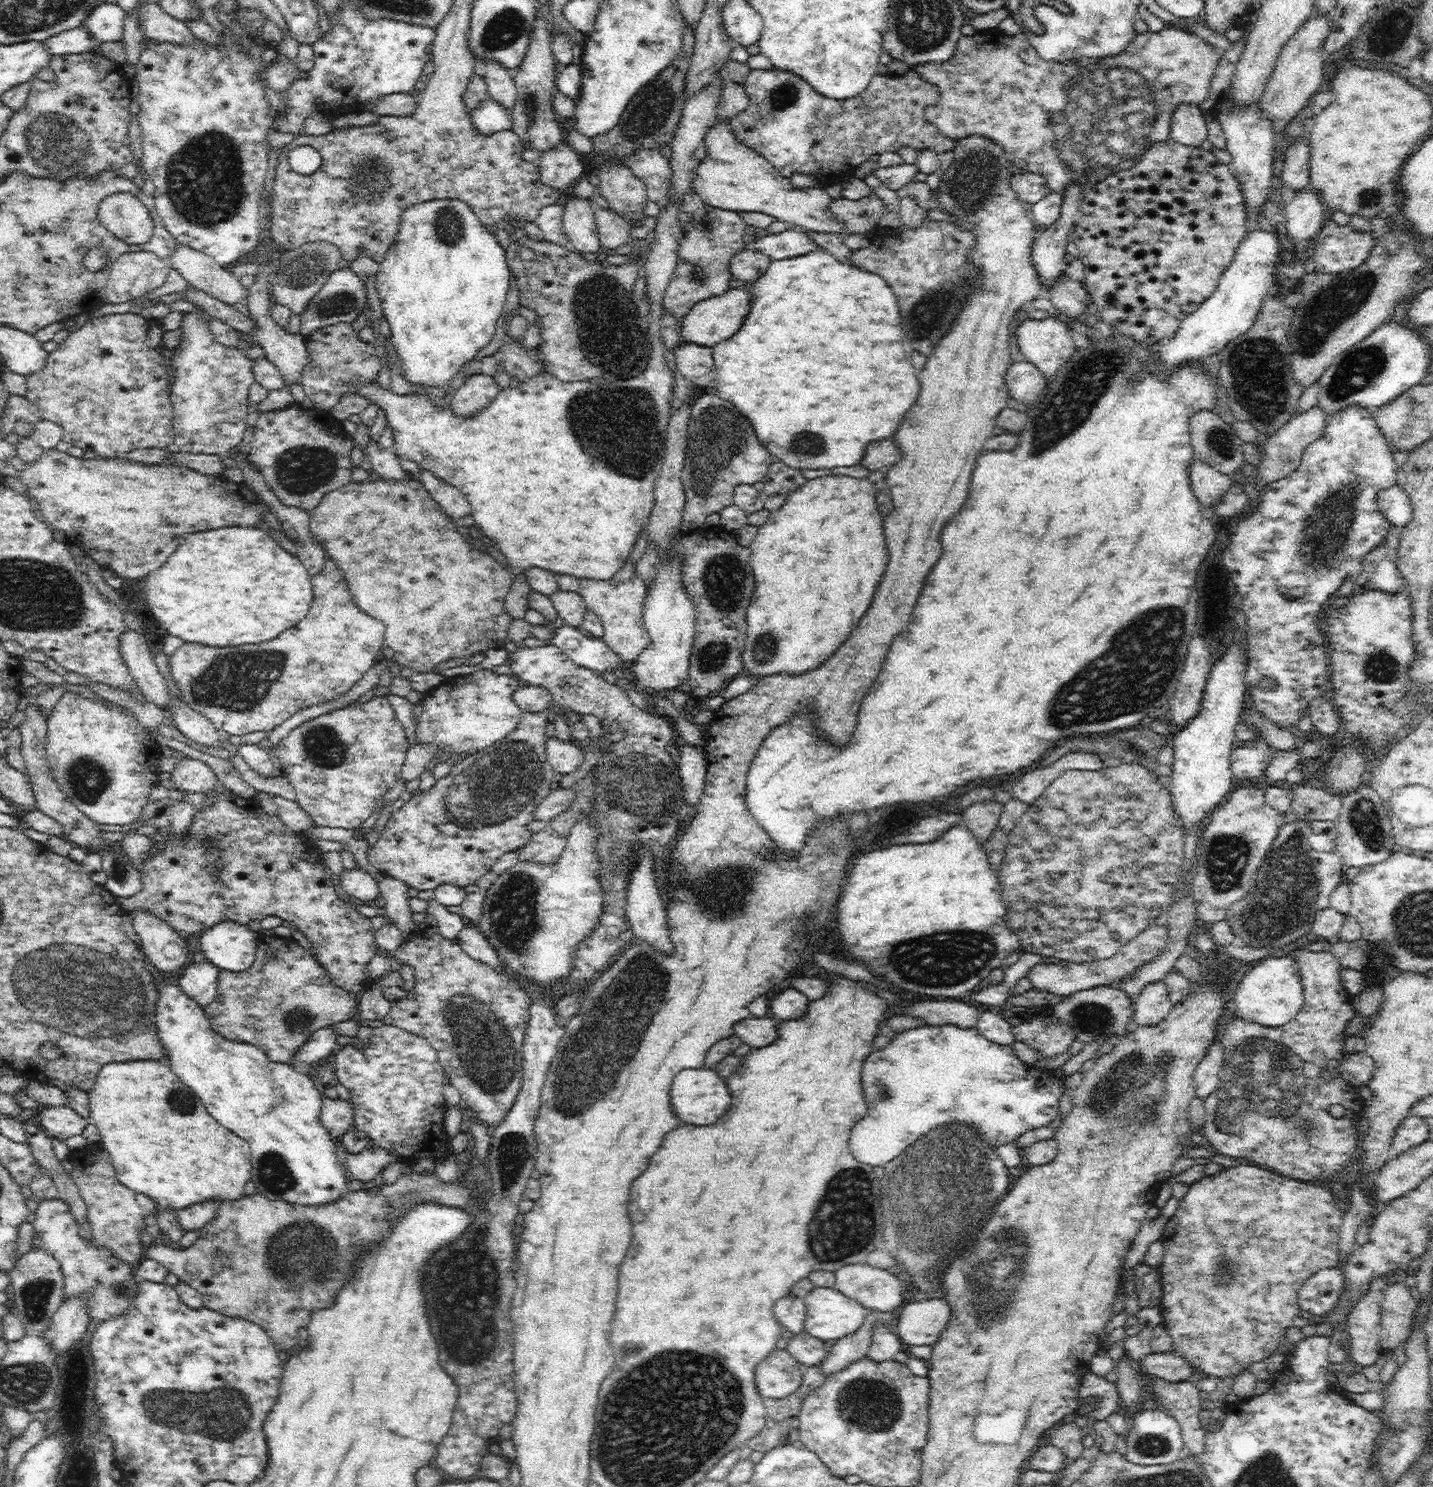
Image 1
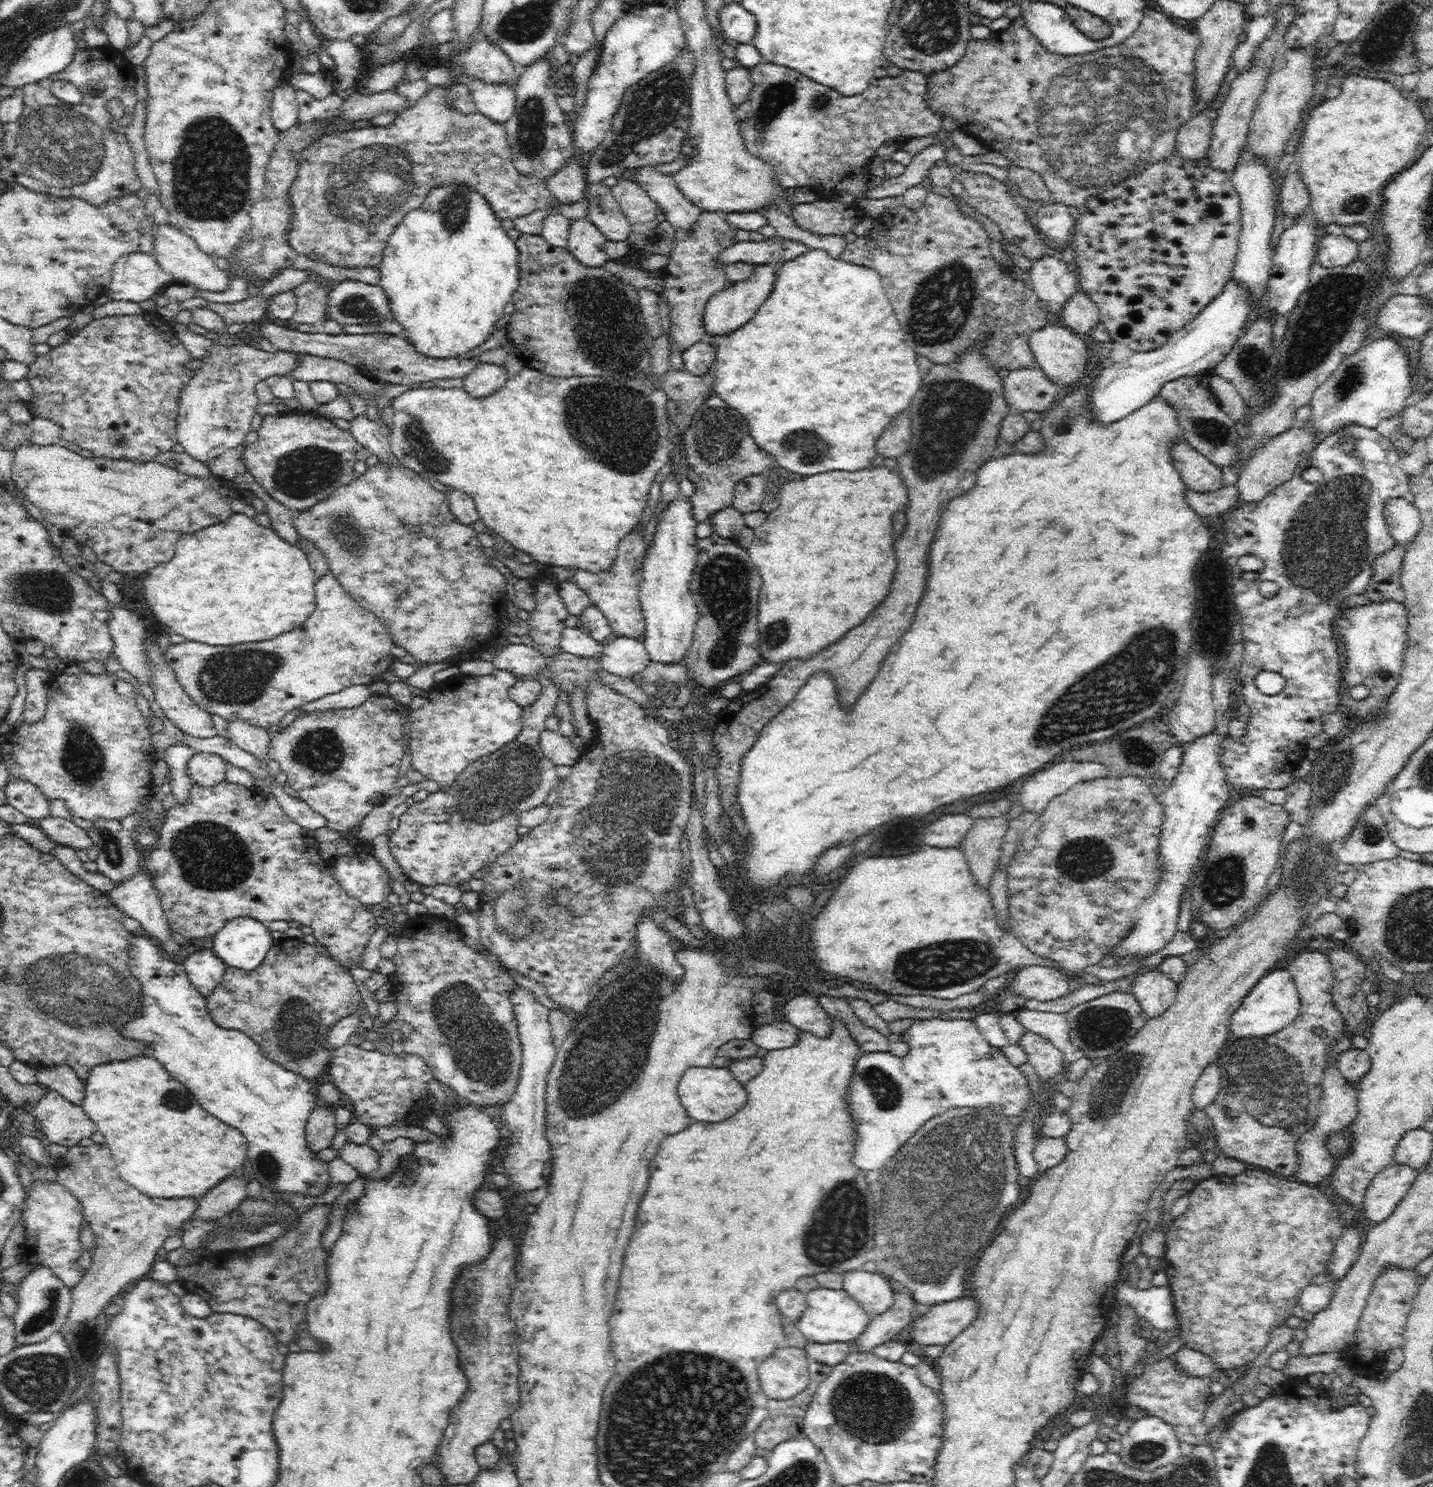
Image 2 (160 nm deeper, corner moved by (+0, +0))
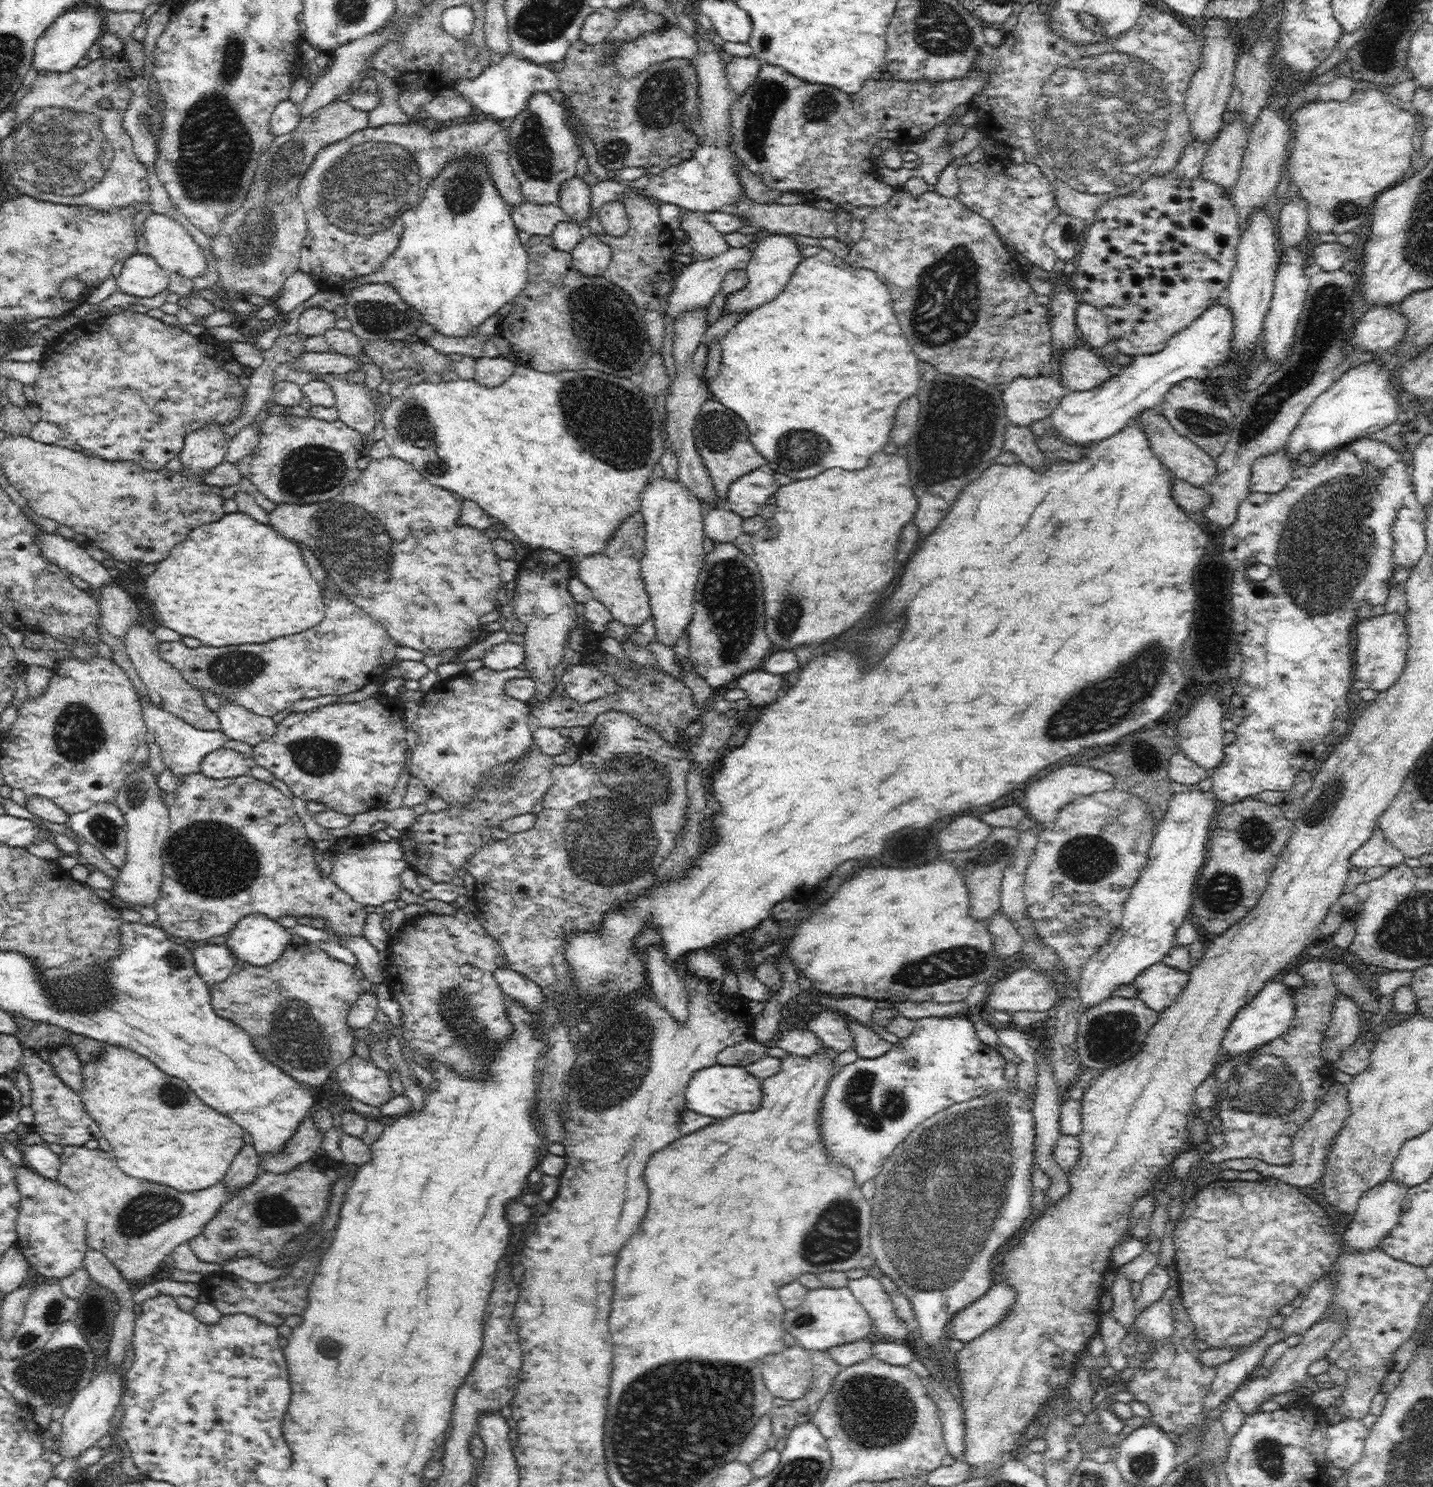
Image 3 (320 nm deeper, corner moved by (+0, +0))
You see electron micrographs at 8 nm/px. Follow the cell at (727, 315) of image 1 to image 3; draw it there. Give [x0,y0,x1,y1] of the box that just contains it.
[721,234,803,316]

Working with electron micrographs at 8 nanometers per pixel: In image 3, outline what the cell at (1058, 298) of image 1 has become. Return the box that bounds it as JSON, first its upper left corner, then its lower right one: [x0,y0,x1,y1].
[1075,300,1110,348]

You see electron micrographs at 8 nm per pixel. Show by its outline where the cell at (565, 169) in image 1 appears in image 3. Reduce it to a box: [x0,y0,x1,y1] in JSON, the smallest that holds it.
[559,176,591,227]

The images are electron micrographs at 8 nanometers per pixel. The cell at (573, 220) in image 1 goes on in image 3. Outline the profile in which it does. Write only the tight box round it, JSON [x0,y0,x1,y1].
[571,230,612,276]

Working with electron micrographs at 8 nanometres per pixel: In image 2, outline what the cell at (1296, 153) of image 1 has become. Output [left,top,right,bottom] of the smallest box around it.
[1278,172,1311,218]

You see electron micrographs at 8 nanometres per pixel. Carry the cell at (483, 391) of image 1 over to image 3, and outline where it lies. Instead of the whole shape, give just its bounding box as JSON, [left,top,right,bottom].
[474,357,517,387]

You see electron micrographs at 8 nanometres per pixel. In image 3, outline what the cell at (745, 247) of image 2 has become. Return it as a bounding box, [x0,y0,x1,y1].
[662,246,751,318]

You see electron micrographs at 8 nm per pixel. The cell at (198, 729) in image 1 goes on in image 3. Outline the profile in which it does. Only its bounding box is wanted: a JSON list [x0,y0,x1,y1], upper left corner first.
[123,622,220,729]

